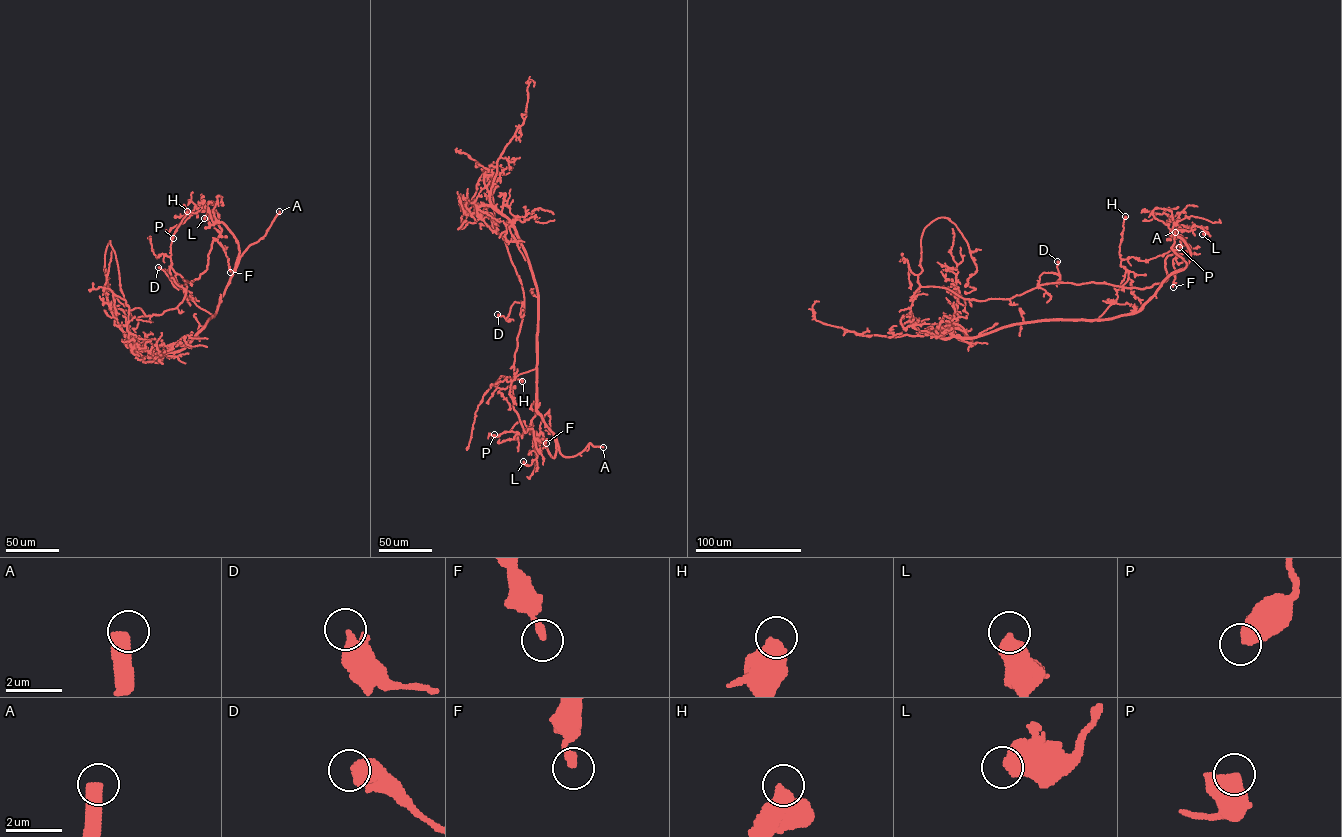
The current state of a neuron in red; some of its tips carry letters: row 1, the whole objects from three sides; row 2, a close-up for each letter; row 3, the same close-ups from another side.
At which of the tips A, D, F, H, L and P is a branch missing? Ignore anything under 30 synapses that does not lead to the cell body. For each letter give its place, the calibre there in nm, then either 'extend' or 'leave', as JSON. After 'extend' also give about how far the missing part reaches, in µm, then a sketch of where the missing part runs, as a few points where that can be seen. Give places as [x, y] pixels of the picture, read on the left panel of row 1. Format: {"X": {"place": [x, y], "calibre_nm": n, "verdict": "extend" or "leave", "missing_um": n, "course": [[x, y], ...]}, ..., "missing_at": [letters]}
{"A": {"place": [279, 211], "calibre_nm": 550, "verdict": "extend", "missing_um": 30, "course": [[279, 211], [286, 203], [302, 204]]}, "D": {"place": [158, 267], "calibre_nm": 480, "verdict": "leave"}, "F": {"place": [230, 272], "calibre_nm": 240, "verdict": "leave"}, "H": {"place": [187, 211], "calibre_nm": 650, "verdict": "leave"}, "L": {"place": [204, 218], "calibre_nm": 600, "verdict": "leave"}, "P": {"place": [173, 238], "calibre_nm": 480, "verdict": "leave"}, "missing_at": ["A"]}

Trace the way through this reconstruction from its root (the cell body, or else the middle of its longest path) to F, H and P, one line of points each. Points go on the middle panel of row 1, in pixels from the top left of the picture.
F: (540, 453), (535, 440), (542, 438), (546, 443)
H: (540, 453), (532, 429), (524, 432), (514, 409), (512, 387), (497, 387), (502, 376), (522, 381)
P: (540, 453), (539, 436), (529, 428), (521, 435), (512, 431), (497, 436), (491, 435), (494, 434)

